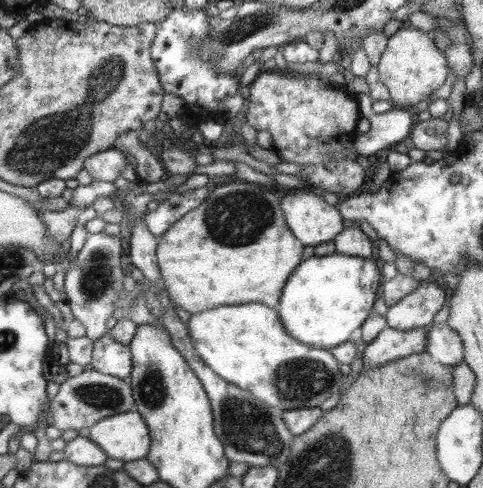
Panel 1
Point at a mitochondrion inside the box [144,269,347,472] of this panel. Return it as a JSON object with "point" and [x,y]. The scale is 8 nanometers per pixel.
{"point":[247,427]}

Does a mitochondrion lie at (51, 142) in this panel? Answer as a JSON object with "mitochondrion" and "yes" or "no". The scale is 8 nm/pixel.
{"mitochondrion":"yes"}

